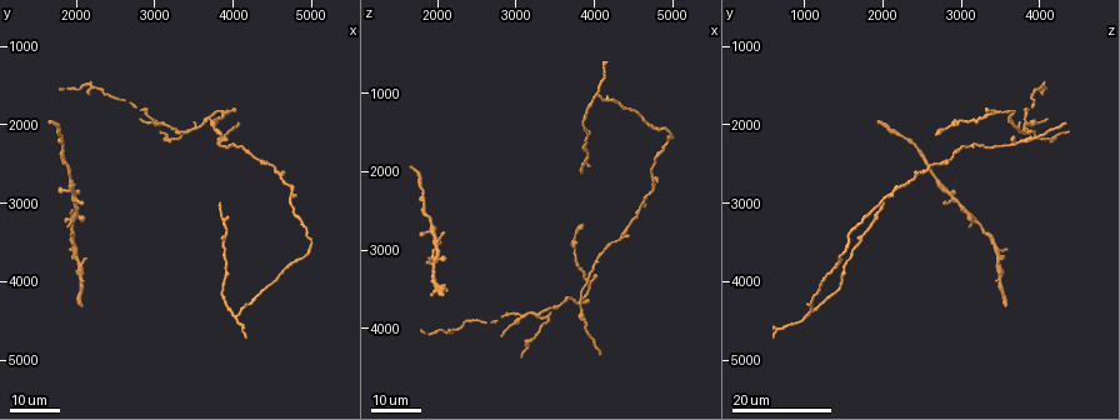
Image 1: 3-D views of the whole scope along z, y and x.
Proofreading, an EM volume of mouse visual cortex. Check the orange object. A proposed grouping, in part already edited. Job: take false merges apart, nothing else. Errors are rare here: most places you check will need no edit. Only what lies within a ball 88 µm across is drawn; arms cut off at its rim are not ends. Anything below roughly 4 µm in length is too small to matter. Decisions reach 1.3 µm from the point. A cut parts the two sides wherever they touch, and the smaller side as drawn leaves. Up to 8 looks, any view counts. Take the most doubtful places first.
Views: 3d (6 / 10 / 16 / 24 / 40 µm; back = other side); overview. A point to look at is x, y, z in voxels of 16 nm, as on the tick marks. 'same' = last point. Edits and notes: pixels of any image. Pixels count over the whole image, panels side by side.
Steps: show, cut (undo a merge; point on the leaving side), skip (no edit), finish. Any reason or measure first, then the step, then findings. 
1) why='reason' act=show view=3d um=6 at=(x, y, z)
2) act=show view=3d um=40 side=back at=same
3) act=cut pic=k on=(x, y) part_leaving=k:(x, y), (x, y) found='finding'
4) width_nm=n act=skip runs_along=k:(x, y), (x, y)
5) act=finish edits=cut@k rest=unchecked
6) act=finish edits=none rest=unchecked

why='three arms meet' act=show view=3d um=16 at=(3100, 2000, 3850)

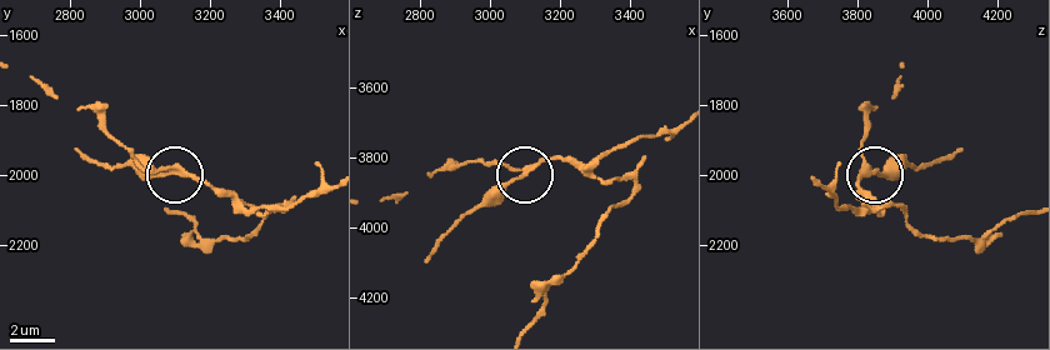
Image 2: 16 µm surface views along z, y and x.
act=show view=3d um=10 at=(3090, 1990, 3860)

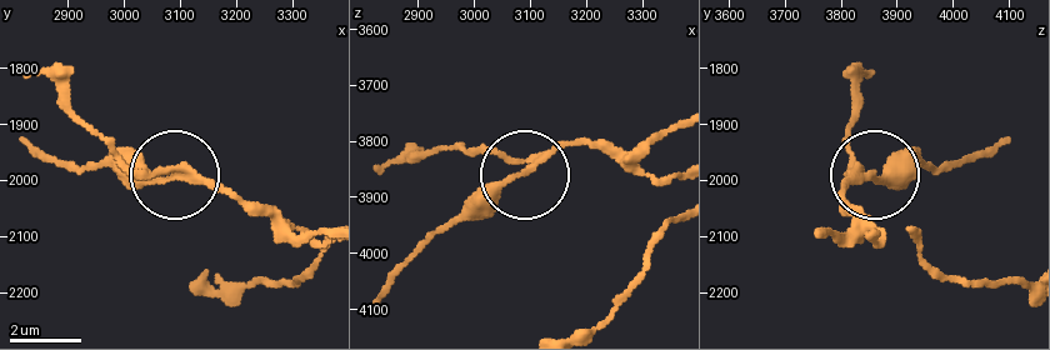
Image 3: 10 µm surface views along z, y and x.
act=show view=3d um=6 at=(3090, 1995, 3855)

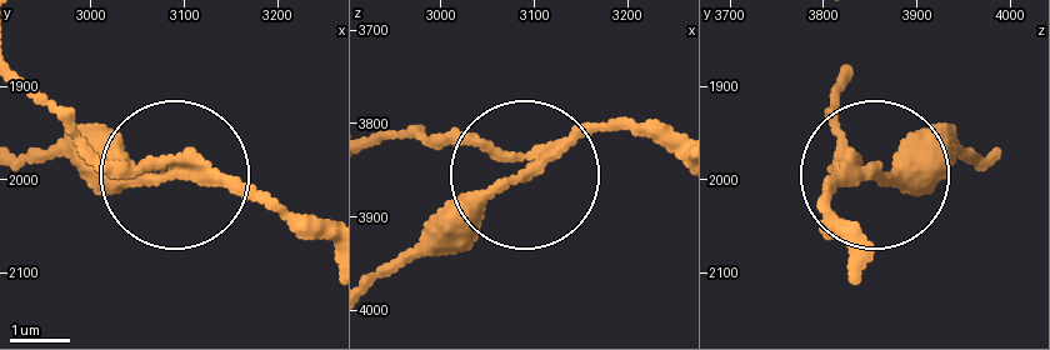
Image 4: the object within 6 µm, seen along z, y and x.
width_nm=190 act=cut pic=4 on=(484, 201) part_leaving=4:(549, 153), (375, 273) found='a second cell is stuck on'

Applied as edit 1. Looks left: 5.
why='side arm on a straight run' act=show view=3d um=24 at=(3400, 2050, 3900)

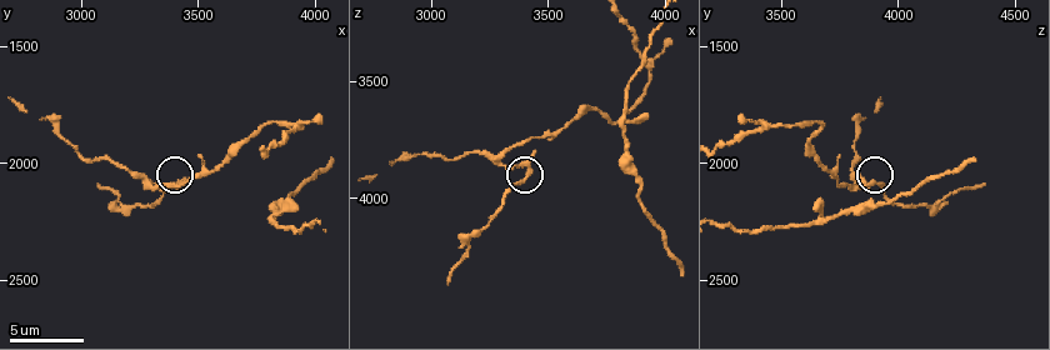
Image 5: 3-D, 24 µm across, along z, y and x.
why='zoom in' act=show view=3d um=10 at=(3420, 2100, 3890)

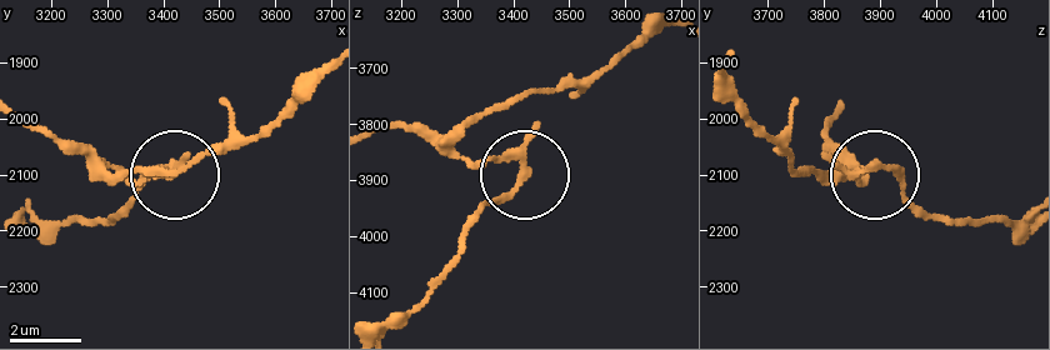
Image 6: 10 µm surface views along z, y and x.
width_nm=190 act=cut pic=6 on=(131, 198) found='two cells meet here'

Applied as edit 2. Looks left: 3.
why='redraw' act=show view=overview

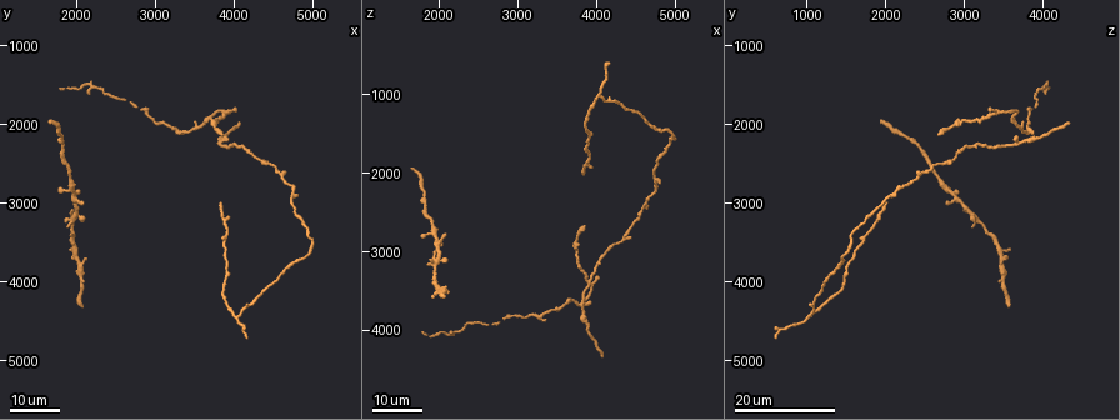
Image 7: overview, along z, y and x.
why='three-way junction' act=show view=3d um=16 at=(4000, 4450, 1000)

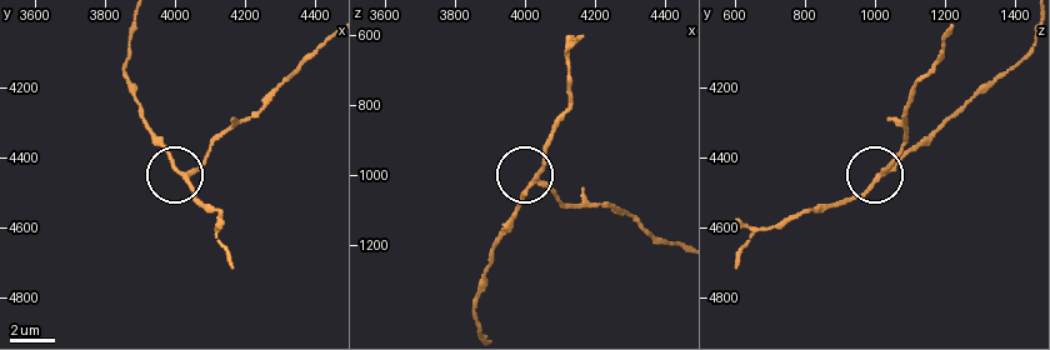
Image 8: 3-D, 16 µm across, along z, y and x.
act=show view=3d um=10 at=(4040, 4450, 1020)

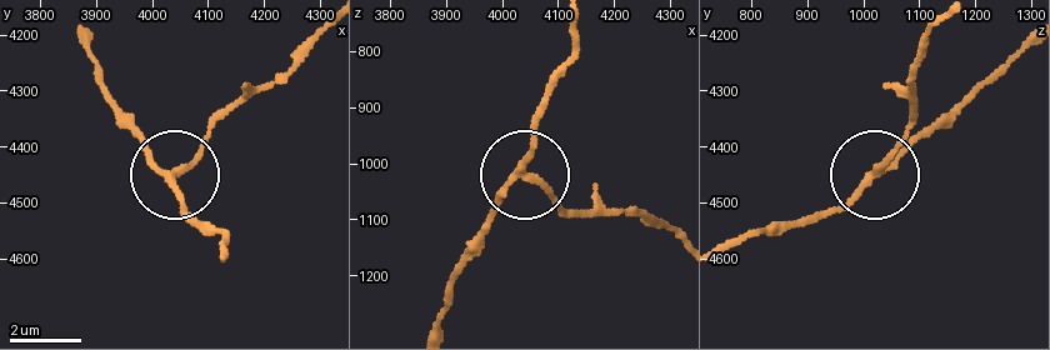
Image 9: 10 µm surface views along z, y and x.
arms=3 act=skip runs_along=9:(435, 325), (455, 261), (518, 173), (539, 104) found='all the same cell'

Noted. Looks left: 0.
act=finish edits=cut@4,cut@6 rest=unchecked

